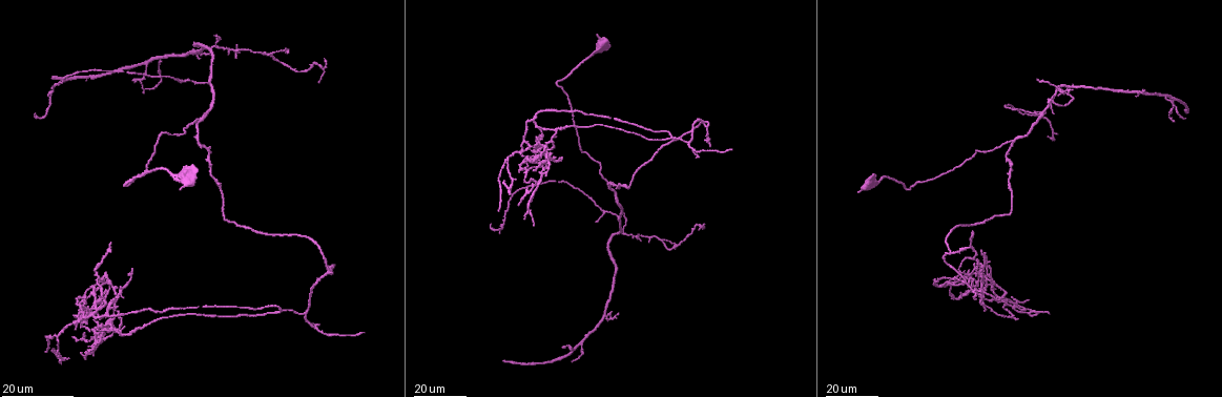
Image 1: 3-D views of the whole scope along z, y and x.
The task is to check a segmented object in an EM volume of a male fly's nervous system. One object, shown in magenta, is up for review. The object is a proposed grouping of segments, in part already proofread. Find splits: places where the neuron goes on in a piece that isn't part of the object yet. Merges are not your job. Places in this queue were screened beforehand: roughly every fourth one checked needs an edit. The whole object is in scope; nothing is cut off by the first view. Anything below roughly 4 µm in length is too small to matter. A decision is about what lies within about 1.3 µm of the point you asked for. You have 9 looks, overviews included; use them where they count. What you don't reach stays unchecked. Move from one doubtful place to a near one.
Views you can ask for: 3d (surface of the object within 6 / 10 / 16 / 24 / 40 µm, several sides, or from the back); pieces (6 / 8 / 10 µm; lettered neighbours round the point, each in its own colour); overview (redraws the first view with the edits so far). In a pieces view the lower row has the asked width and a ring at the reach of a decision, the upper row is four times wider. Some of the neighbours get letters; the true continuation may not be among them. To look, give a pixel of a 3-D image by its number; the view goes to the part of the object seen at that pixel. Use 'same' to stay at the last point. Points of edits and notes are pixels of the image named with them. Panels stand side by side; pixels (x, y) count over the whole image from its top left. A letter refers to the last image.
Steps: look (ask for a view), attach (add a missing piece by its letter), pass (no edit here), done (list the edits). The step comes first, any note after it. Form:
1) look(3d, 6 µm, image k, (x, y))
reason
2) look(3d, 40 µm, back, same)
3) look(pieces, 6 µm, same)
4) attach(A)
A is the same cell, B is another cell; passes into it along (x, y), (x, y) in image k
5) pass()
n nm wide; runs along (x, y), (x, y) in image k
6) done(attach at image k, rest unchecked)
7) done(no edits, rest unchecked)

look(3d, 24 µm, image 1, (731, 149))
branch stops here

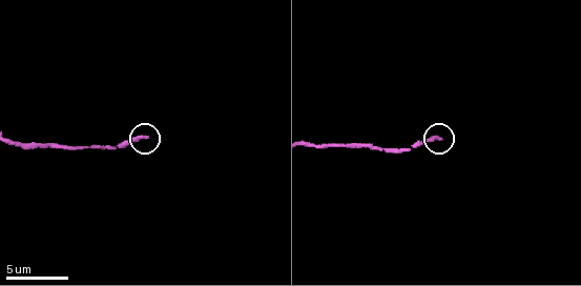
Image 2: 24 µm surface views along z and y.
look(pieces, 10 µm, image 2, (147, 137))

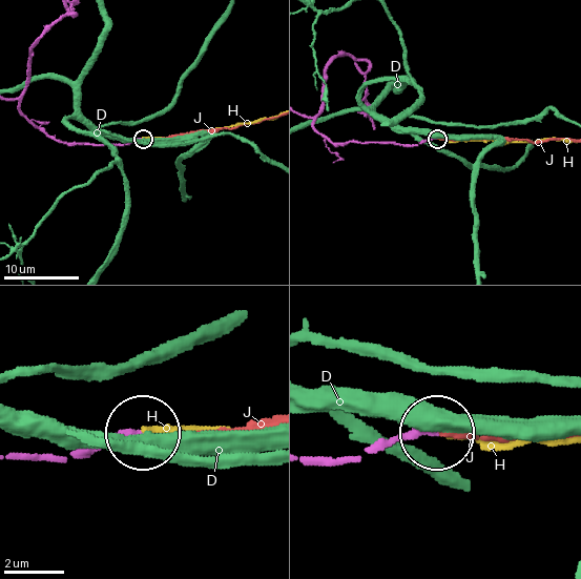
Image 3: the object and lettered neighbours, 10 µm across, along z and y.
attach(H)
H is the same cell, D and J are other cells; passes into it along (357, 459), (440, 429), (505, 443), (565, 443) in image 3; the neuron continues

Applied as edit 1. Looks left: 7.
look(overview)
see it whole again

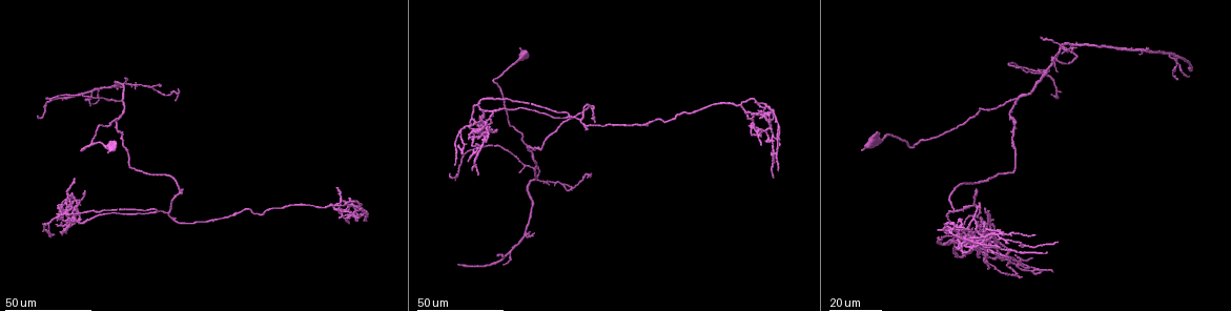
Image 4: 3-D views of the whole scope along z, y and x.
look(3d, 40 µm, image 4, (649, 126))
branch stops here

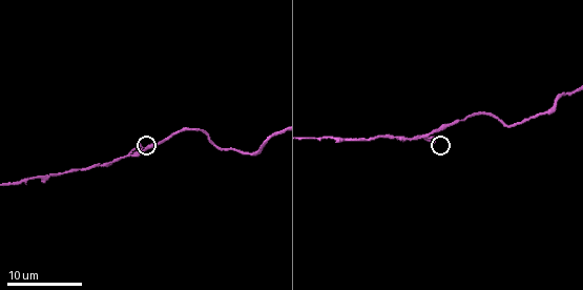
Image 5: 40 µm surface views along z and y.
look(pieces, 6 µm, image 5, (435, 143))

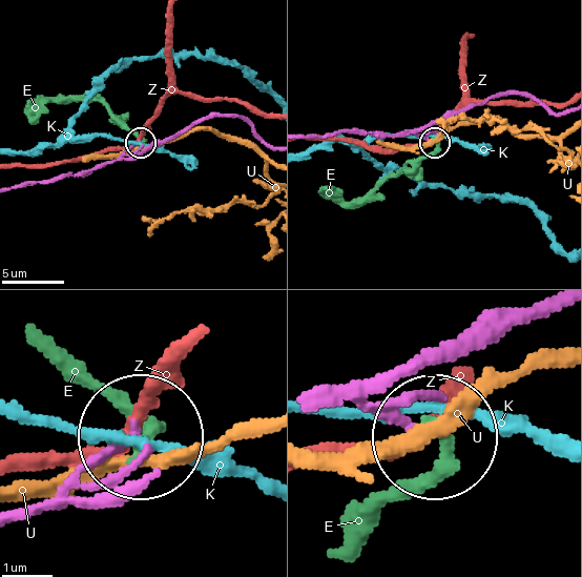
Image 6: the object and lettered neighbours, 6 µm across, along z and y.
pass()
E, K, U and Z are other cells; runs along (305, 136), (374, 132), (433, 141) in image 6; none of them fits

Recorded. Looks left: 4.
look(3d, 24 µm, image 4, (765, 143))
end of a long branch

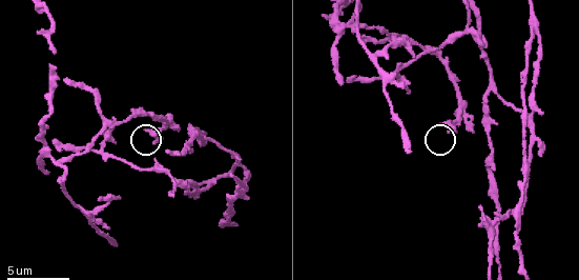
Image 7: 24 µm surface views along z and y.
look(pieces, 10 µm, image 7, (158, 142))

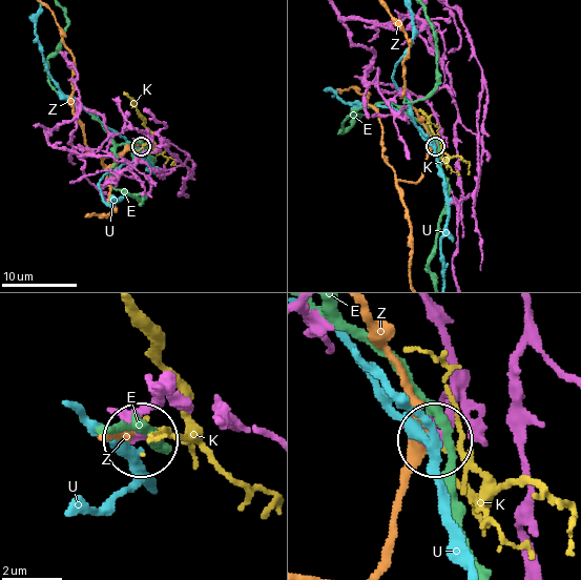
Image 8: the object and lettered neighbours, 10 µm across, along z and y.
pass()
E, K, U and Z are other cells; runs along (153, 389), (139, 438) in image 8; no lettered piece goes on from it

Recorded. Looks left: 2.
look(pieces, 6 µm, image 7, (342, 84))
free end

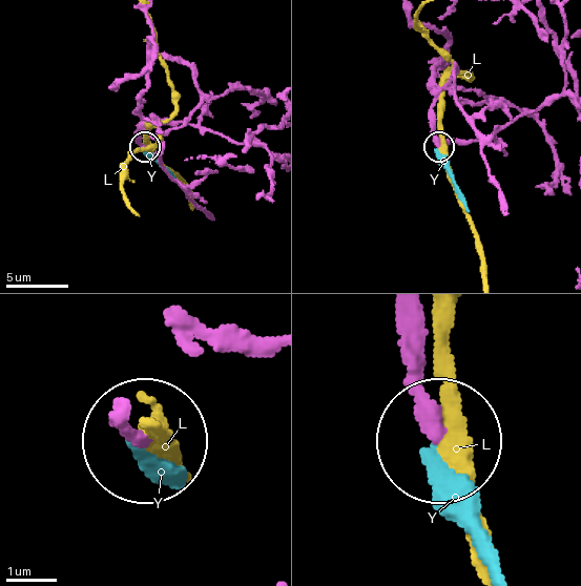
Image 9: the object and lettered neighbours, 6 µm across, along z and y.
pass()
L and Y are other cells; runs along (413, 315), (413, 365), (438, 437) in image 9; no lettered piece goes on from it

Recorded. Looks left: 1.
done(attach at image 3, rest unchecked)

